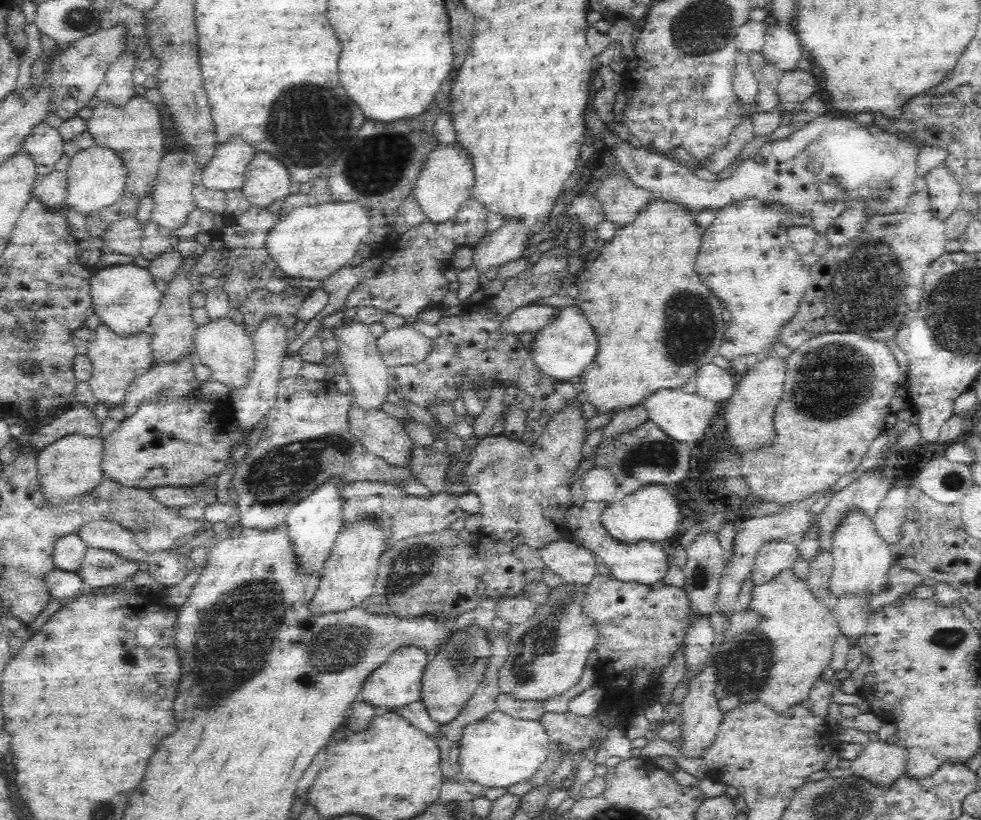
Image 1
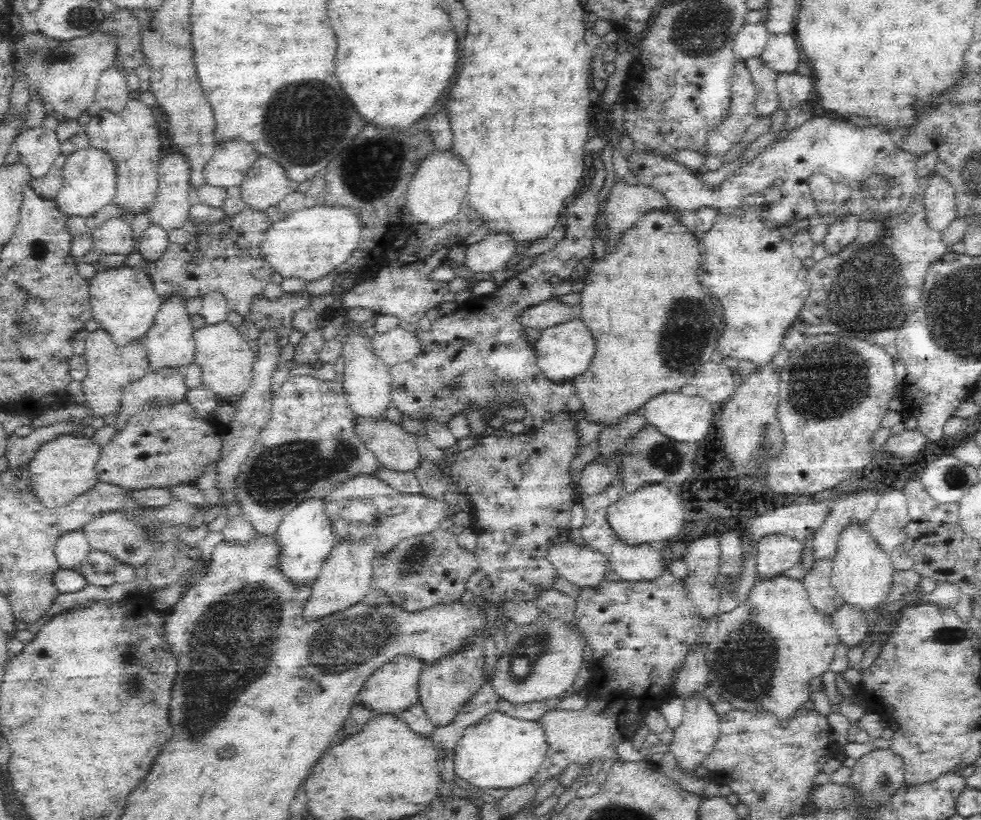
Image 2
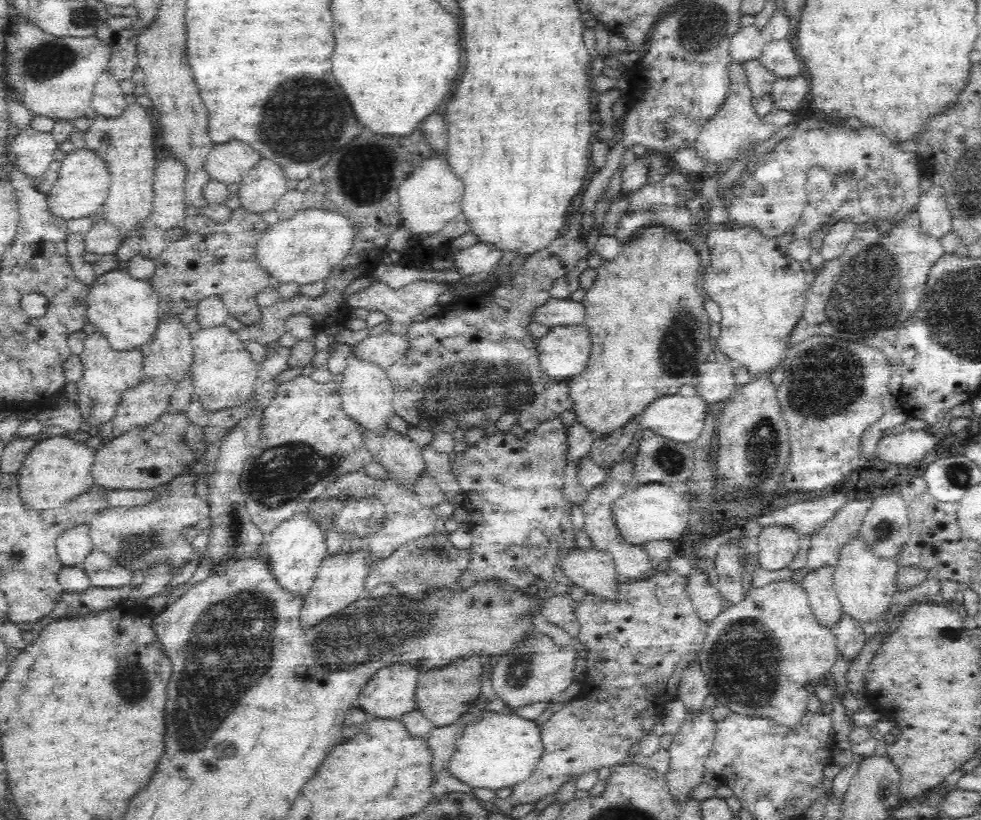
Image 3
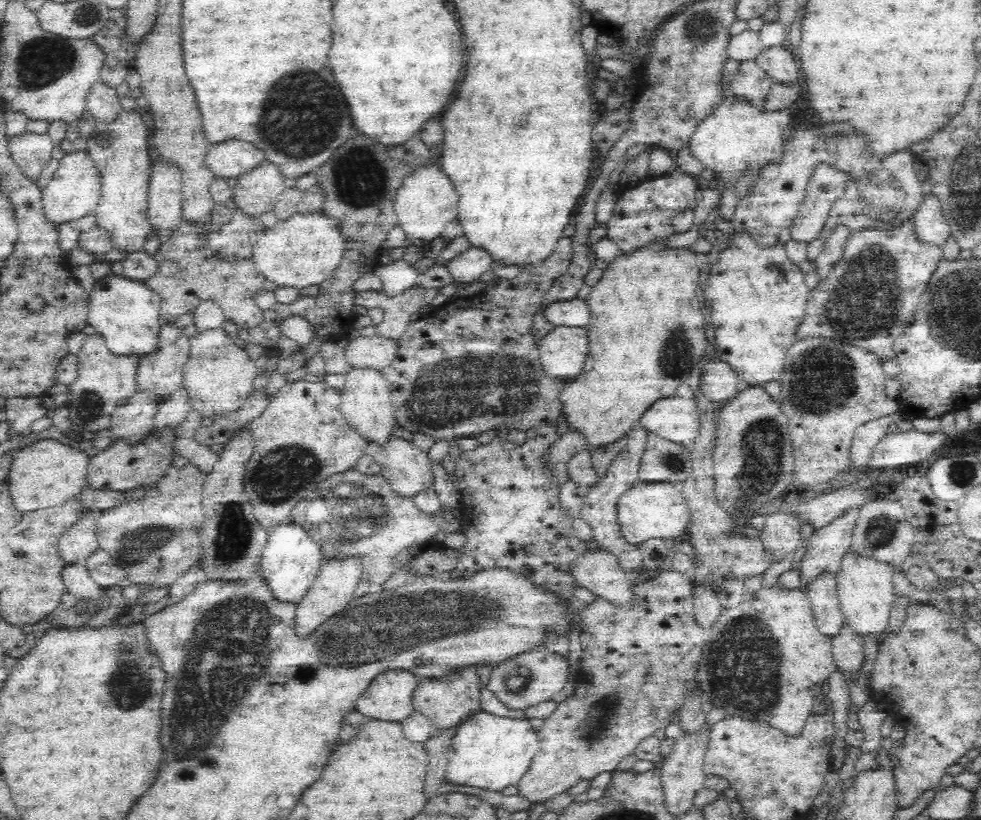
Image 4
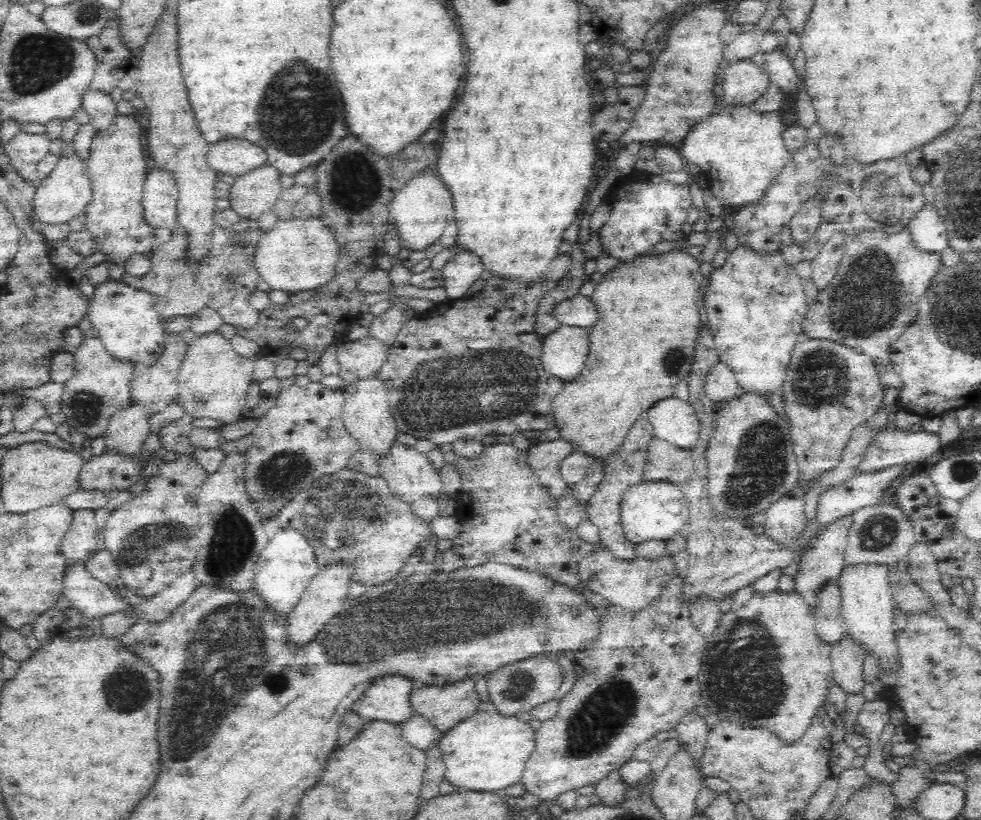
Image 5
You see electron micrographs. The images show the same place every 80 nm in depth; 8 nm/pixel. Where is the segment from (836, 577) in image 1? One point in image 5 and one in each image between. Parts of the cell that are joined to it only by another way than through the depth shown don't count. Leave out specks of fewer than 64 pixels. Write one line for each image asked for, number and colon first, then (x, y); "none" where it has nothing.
2: (862, 575)
3: (865, 584)
4: (865, 586)
5: (867, 608)

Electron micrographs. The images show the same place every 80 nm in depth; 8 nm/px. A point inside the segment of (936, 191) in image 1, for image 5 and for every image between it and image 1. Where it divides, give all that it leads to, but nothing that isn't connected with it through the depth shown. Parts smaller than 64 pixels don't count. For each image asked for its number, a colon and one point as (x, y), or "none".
2: (939, 203)
3: (934, 220)
4: (931, 228)
5: (929, 234)

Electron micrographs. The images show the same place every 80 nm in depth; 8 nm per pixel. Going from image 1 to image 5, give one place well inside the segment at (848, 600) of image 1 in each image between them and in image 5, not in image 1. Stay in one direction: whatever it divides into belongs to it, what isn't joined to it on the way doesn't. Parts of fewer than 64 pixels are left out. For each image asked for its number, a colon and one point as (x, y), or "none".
2: (851, 626)
3: (849, 638)
4: (847, 647)
5: (846, 657)

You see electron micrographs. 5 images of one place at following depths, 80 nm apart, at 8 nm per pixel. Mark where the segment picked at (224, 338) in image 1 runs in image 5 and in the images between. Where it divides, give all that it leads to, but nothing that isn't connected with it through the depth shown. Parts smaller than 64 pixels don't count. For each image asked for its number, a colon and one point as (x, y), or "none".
2: (227, 364)
3: (223, 375)
4: (218, 376)
5: (212, 383)

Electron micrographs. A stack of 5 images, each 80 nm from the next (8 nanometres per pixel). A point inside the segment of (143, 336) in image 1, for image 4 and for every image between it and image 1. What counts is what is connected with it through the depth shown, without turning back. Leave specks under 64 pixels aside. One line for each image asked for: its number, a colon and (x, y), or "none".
2: (110, 368)
3: (107, 374)
4: (104, 381)

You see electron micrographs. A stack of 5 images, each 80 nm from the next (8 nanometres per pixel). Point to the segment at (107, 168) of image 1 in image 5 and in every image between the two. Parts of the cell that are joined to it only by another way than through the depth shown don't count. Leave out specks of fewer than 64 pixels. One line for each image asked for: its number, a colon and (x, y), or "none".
2: (88, 184)
3: (80, 188)
4: (73, 191)
5: (63, 194)

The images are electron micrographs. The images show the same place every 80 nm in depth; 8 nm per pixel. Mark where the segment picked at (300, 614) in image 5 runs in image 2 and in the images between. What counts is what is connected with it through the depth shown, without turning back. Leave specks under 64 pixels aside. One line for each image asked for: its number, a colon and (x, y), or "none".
2: (344, 578)
3: (340, 579)
4: (332, 590)

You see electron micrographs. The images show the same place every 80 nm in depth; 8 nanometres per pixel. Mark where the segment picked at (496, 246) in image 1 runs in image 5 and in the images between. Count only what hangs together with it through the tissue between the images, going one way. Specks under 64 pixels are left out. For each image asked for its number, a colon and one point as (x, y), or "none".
2: (495, 250)
3: (479, 258)
4: (466, 267)
5: (461, 271)

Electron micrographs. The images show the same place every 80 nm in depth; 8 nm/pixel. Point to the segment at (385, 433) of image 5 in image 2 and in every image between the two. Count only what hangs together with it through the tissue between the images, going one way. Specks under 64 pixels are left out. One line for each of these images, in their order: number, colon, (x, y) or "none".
2: (367, 386)
3: (366, 391)
4: (366, 406)

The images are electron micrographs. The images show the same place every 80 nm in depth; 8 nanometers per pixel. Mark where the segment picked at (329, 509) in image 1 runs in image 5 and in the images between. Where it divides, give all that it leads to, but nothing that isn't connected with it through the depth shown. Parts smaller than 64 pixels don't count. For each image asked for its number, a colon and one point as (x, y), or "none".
2: (303, 538)
3: (293, 554)
4: (291, 559)
5: (287, 563)

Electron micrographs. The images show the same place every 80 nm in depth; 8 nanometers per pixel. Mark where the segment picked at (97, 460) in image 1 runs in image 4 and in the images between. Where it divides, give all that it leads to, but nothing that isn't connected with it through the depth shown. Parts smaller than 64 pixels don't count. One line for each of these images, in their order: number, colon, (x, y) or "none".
2: (60, 470)
3: (56, 470)
4: (47, 473)

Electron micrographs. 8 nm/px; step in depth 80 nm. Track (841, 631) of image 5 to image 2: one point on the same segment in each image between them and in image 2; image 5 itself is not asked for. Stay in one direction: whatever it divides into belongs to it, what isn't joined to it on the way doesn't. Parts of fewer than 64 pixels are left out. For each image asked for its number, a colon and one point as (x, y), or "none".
2: (817, 582)
3: (819, 586)
4: (823, 596)

